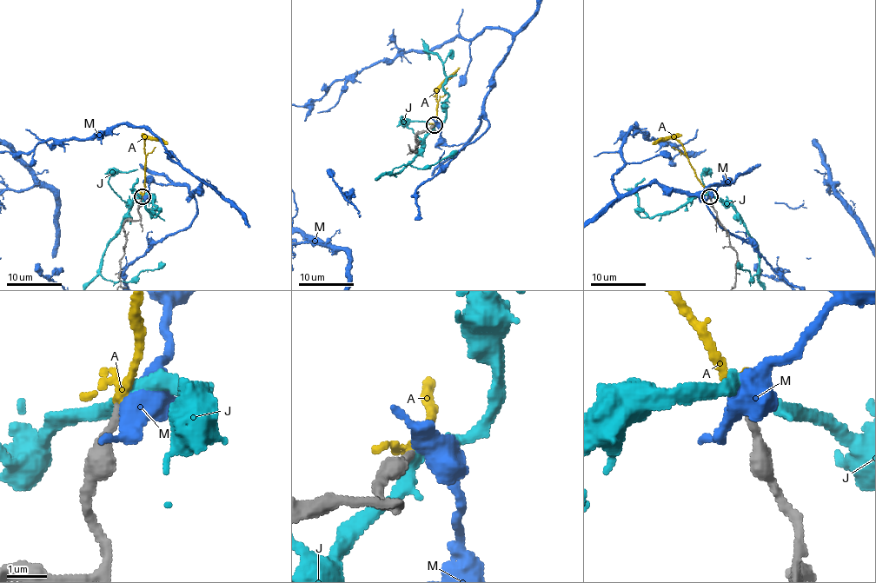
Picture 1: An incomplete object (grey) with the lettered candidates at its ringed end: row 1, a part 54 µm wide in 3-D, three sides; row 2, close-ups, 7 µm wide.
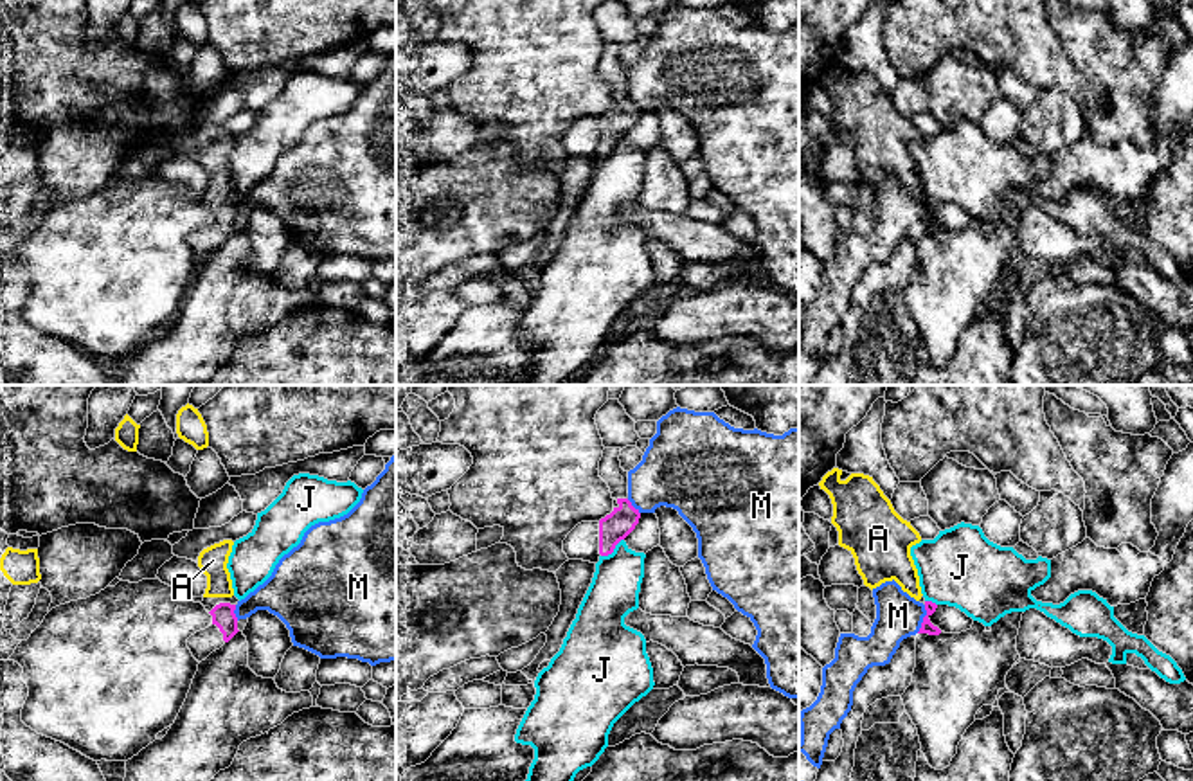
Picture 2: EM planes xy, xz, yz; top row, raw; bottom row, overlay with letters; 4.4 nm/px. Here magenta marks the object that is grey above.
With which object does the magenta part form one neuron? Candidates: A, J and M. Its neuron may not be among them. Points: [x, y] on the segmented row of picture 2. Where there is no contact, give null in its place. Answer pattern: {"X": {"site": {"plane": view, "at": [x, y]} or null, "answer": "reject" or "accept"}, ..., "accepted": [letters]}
{"A": {"site": null, "answer": "accept"}, "J": {"site": {"plane": "xz", "at": [612, 551]}, "answer": "reject"}, "M": {"site": {"plane": "yz", "at": [923, 619]}, "answer": "reject"}, "accepted": ["A"]}

